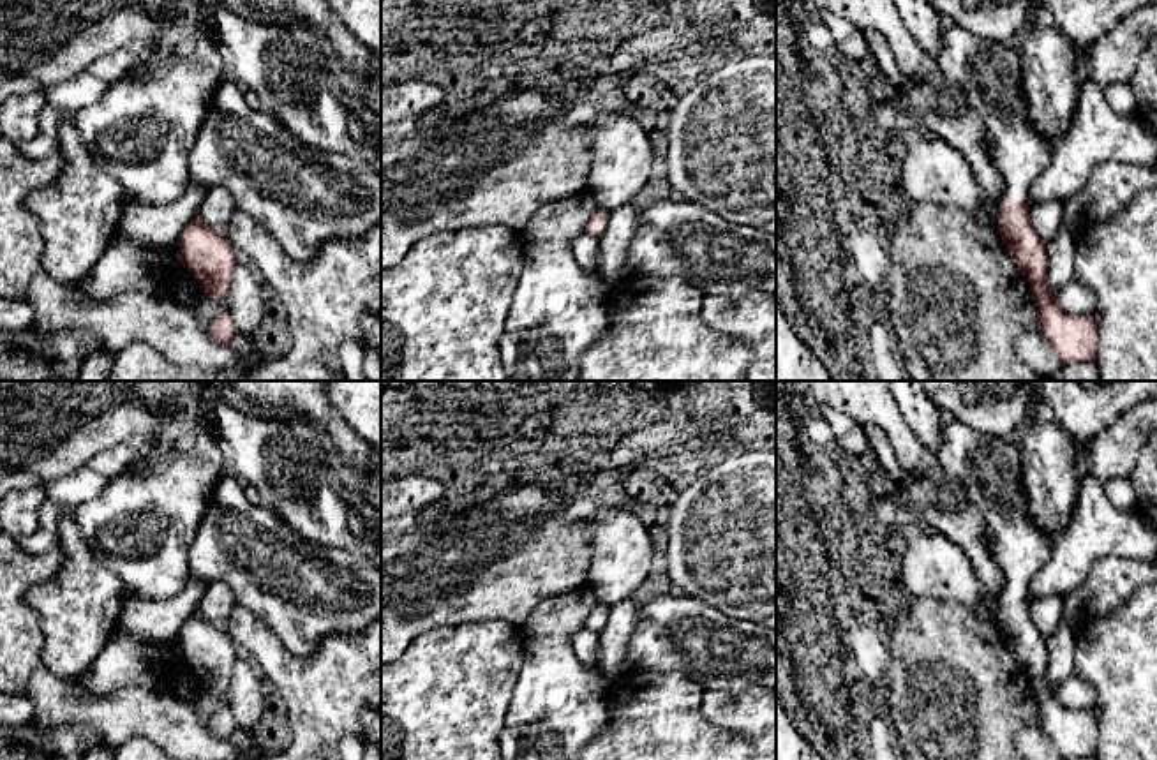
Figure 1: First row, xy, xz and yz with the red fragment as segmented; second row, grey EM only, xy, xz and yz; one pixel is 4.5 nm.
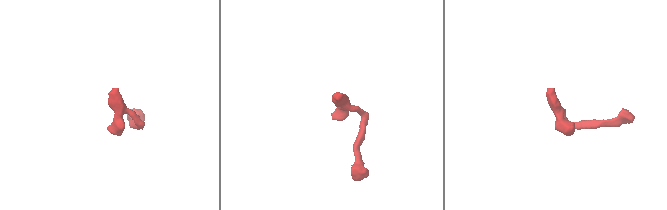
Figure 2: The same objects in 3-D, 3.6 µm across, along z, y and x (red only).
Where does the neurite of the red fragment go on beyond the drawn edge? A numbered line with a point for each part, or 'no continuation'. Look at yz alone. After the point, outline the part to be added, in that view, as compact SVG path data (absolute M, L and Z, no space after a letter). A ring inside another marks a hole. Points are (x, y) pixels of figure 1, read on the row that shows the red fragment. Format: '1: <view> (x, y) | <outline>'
1: yz (990, 74) | M944 21L933 67L967 93L981 116L1004 178L1004 197L1028 199L1034 180L1049 166L1053 146L1028 123L1019 53Z

